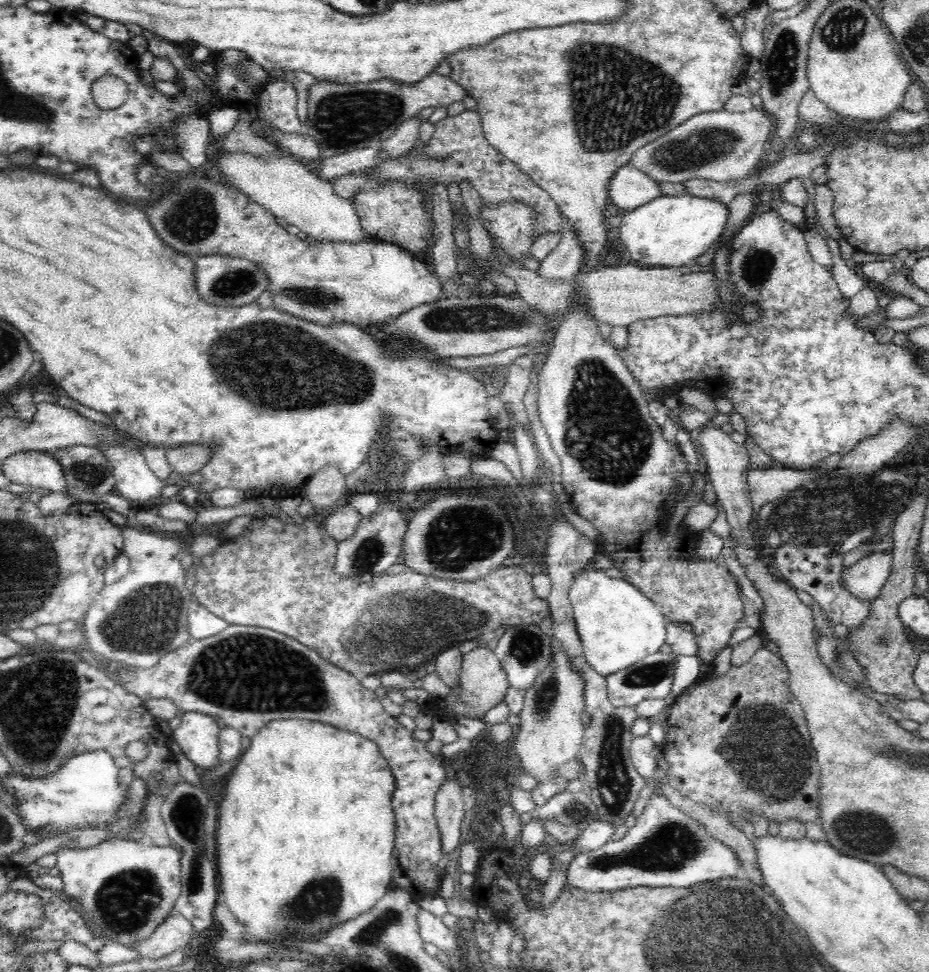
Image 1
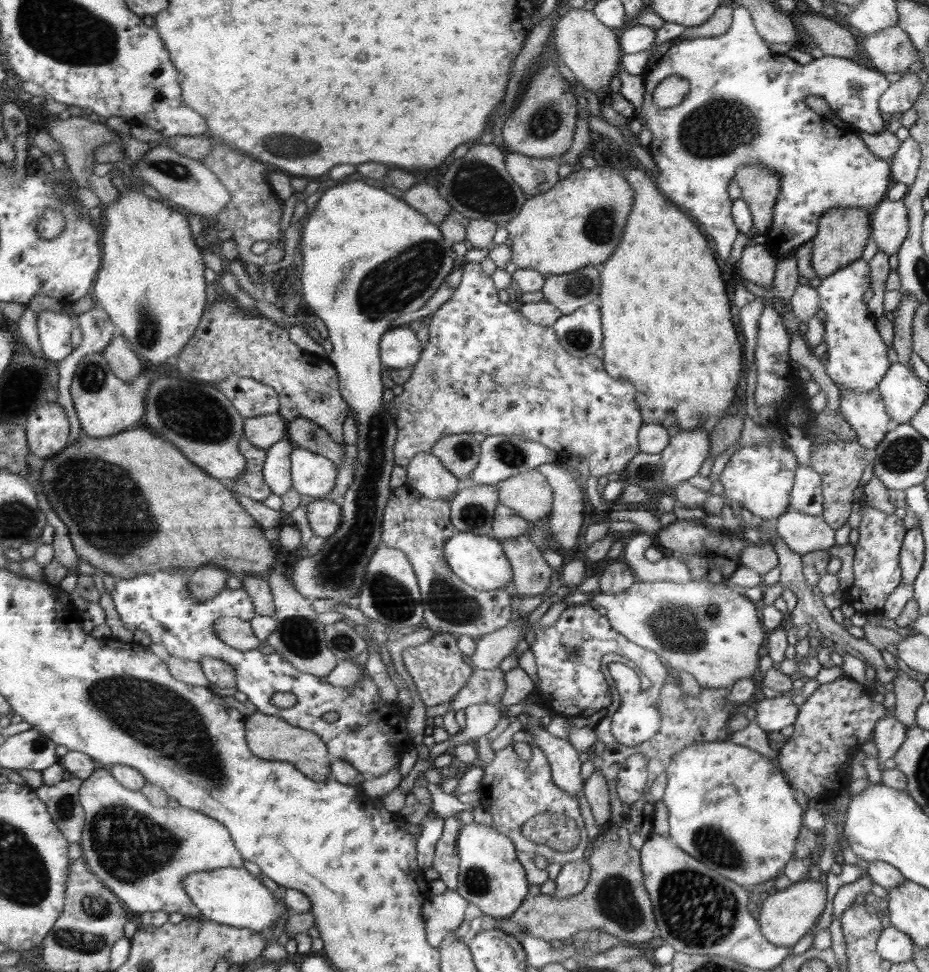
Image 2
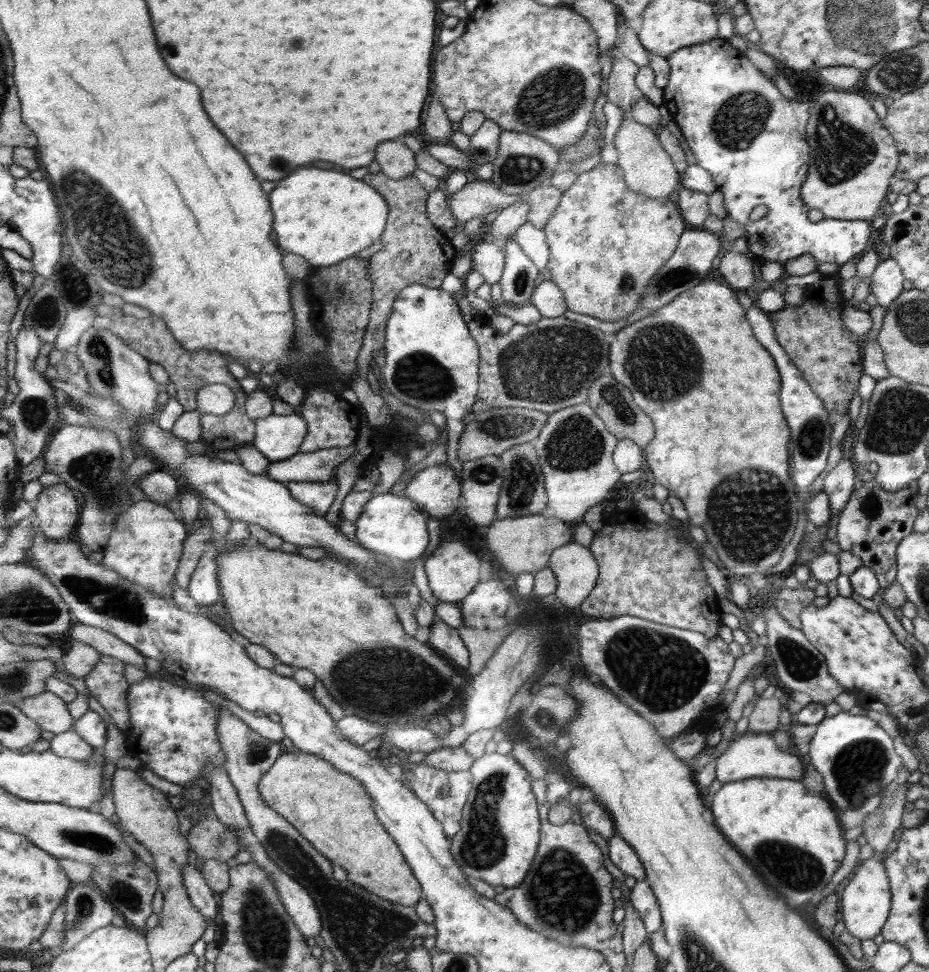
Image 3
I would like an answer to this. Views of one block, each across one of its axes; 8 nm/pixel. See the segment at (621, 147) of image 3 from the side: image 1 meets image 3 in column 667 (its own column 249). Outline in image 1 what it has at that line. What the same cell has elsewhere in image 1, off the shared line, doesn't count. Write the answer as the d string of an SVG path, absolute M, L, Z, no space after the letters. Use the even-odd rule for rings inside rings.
M278 150L277 155L256 157L248 152L223 151L216 160L221 176L230 180L233 187L248 195L254 202L274 213L278 220L286 221L306 232L317 242L360 242L372 240L360 226L360 219L351 200L334 194L333 181L320 179L309 164Z

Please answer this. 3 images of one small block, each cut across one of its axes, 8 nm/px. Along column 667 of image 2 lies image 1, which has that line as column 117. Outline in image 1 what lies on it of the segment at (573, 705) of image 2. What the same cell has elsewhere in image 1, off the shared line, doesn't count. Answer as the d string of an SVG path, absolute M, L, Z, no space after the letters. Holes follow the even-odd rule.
M229 624L222 632L215 634L214 636L209 636L205 639L195 640L193 643L187 643L183 647L172 649L167 655L161 656L158 663L152 665L150 668L138 668L138 667L124 667L124 666L112 666L108 670L112 677L117 681L122 682L124 690L130 695L136 695L144 700L152 700L152 698L167 698L174 702L174 704L179 708L181 713L190 711L202 711L203 713L208 713L213 717L219 719L221 718L226 726L233 728L239 732L242 736L248 736L250 739L268 722L271 720L278 719L308 719L312 721L320 721L324 724L330 724L338 729L344 729L346 731L354 732L360 736L368 737L371 741L379 747L381 754L384 759L389 763L391 767L391 772L396 778L396 791L392 795L392 807L394 808L394 813L396 816L396 844L394 846L394 858L395 864L392 870L392 881L391 885L393 888L400 888L401 890L406 890L416 902L422 900L427 895L438 895L441 886L440 870L436 868L436 863L440 860L444 854L441 847L441 834L438 829L438 823L436 823L435 816L435 798L440 791L441 785L447 780L445 768L443 767L443 762L445 757L443 755L432 755L428 753L428 742L423 740L416 741L413 738L412 731L408 728L400 725L396 721L396 716L390 715L384 707L382 707L382 702L380 698L374 693L374 690L364 688L362 683L358 681L358 678L354 677L349 671L345 671L343 668L337 667L330 661L321 657L315 650L304 646L300 641L293 639L290 636L286 636L284 633L276 632L270 628L255 627L252 625L241 625L241 624Z

